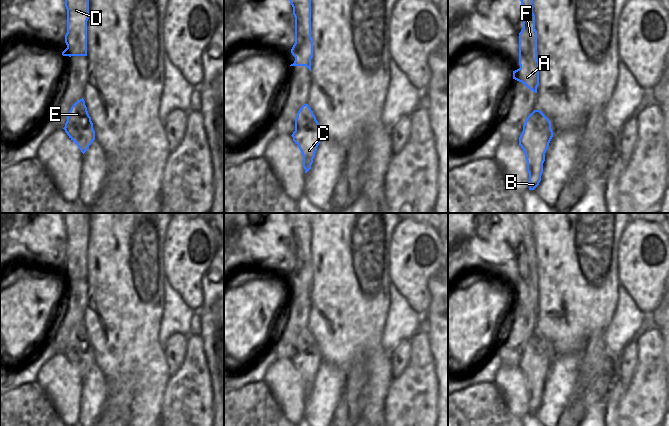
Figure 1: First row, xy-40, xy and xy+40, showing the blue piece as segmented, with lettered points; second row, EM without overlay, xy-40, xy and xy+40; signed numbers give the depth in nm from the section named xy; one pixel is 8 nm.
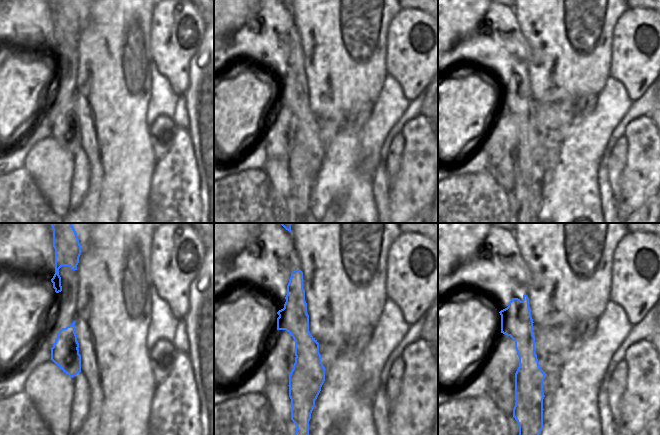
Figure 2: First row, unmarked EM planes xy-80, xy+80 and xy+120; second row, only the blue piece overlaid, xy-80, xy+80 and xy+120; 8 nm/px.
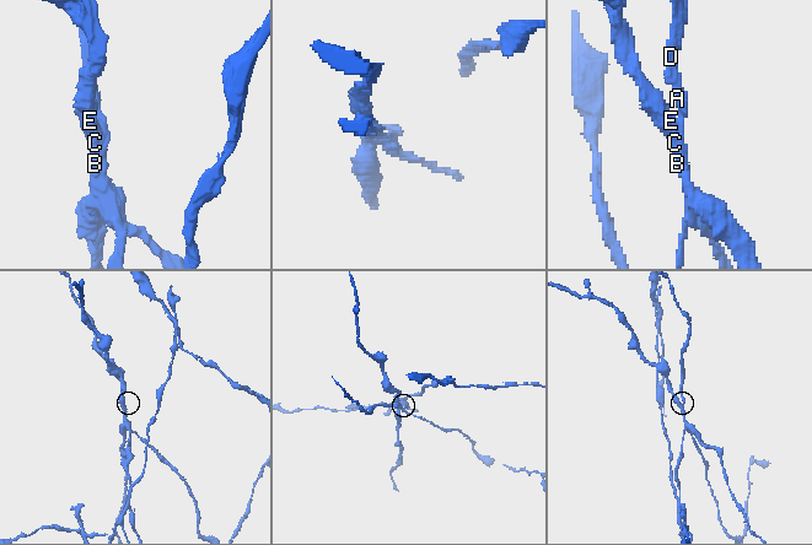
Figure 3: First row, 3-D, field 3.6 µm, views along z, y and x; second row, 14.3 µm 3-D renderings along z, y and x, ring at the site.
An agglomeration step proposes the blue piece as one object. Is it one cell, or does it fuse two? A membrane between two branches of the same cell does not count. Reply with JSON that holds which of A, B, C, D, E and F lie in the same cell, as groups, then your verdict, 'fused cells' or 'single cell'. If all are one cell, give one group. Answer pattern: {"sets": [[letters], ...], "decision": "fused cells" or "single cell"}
{"sets": [["A", "D", "F"], ["B", "C", "E"]], "decision": "fused cells"}

